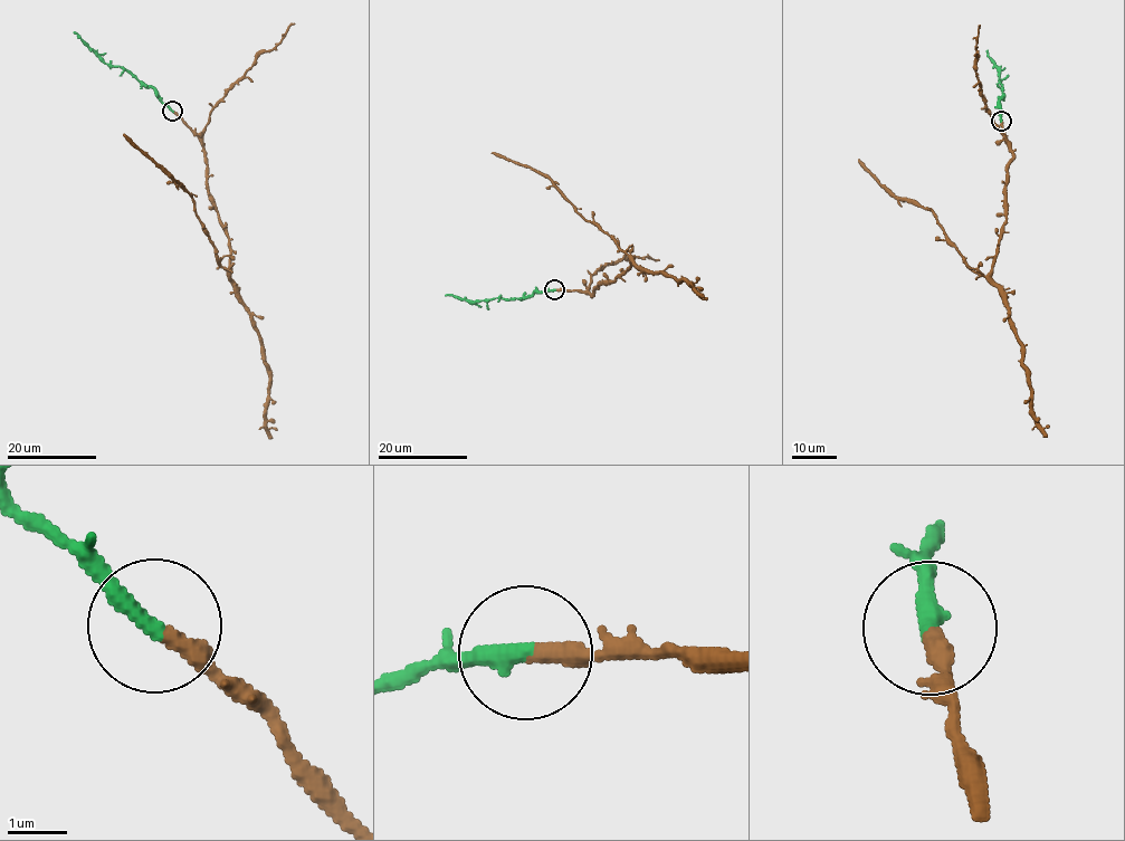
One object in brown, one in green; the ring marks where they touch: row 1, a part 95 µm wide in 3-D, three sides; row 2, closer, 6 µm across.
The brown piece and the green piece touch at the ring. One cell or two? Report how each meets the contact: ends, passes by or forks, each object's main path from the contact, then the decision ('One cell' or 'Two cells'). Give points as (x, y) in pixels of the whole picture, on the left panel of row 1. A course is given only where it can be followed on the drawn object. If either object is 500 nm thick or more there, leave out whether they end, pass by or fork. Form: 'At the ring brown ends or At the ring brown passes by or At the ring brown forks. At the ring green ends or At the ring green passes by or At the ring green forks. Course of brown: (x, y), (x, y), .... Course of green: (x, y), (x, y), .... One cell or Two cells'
At the ring brown ends. At the ring green ends. Course of brown: (173, 111), (203, 149), (208, 192), (228, 237), (227, 270), (218, 263), (194, 201), (123, 134). Course of green: (172, 111), (151, 87), (141, 85), (122, 67), (105, 63), (74, 31). One cell

